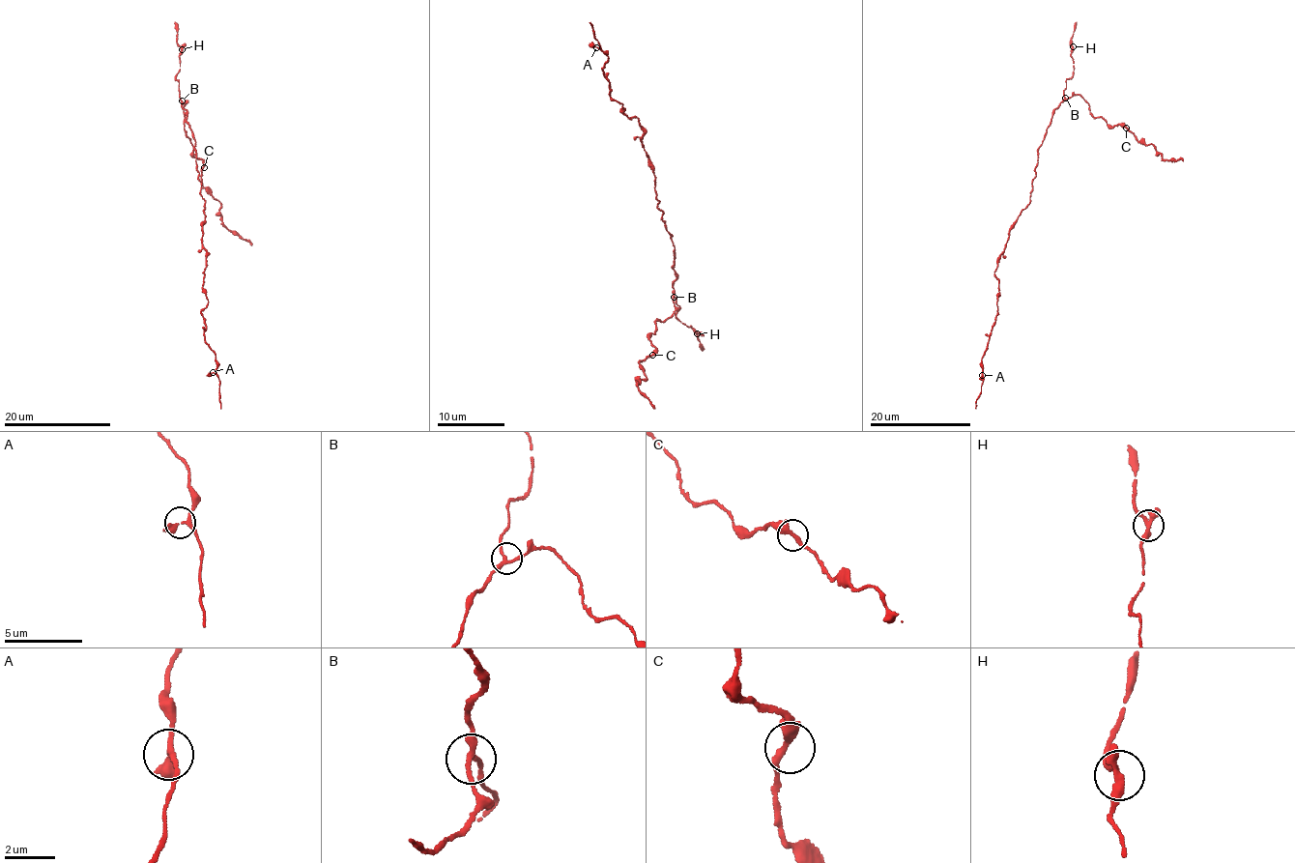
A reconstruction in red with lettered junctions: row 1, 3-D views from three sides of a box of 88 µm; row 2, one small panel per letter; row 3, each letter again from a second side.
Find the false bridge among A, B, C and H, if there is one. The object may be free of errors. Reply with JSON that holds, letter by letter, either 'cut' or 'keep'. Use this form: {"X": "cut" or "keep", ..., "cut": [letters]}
{"A": "keep", "B": "keep", "C": "keep", "H": "keep", "cut": []}

